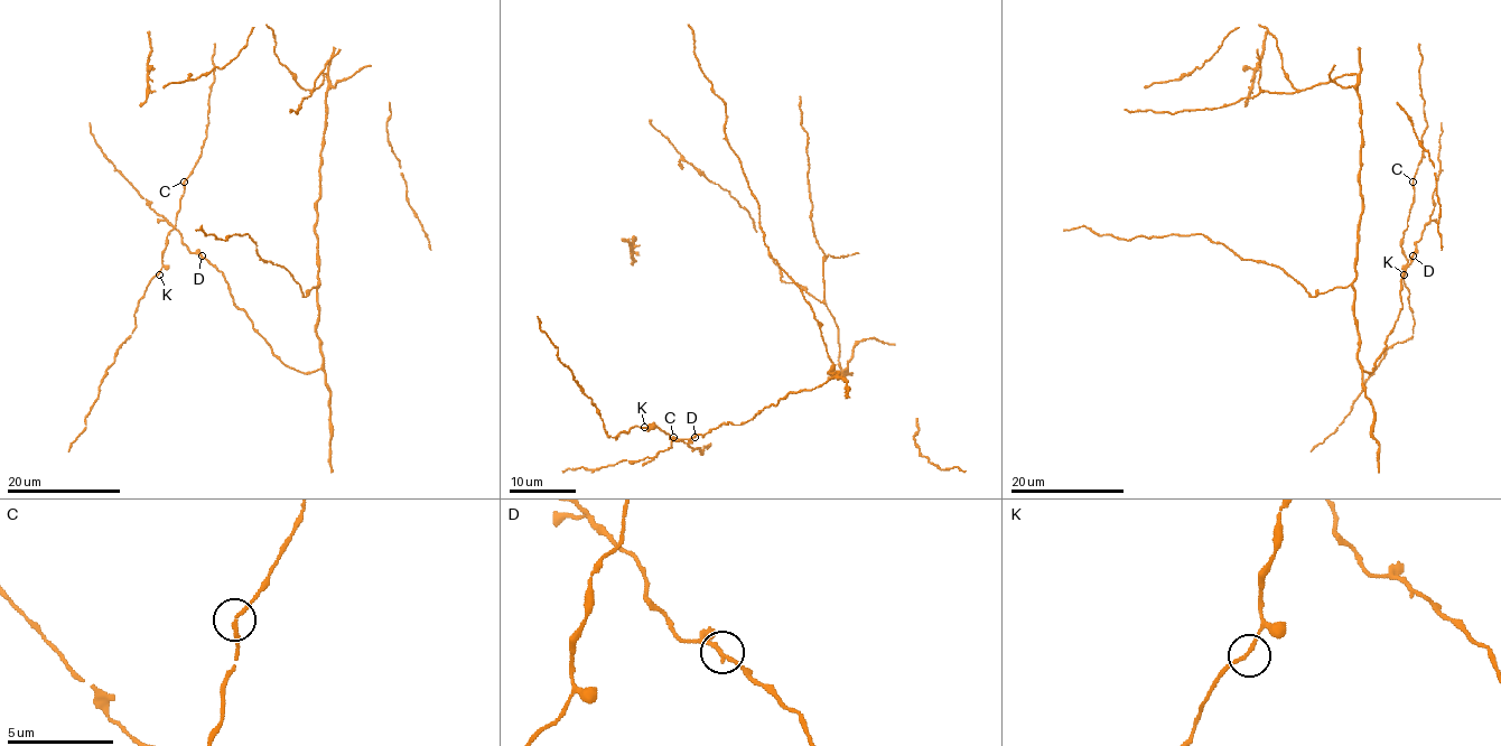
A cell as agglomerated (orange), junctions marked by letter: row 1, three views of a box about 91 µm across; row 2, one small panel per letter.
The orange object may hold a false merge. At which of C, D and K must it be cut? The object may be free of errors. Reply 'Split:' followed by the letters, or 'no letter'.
Split: no letter

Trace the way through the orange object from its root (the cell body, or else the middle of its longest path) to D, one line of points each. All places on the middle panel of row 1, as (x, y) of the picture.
D: (831, 366), (830, 372), (838, 373), (821, 385), (790, 391), (739, 425), (728, 421), (695, 437)

